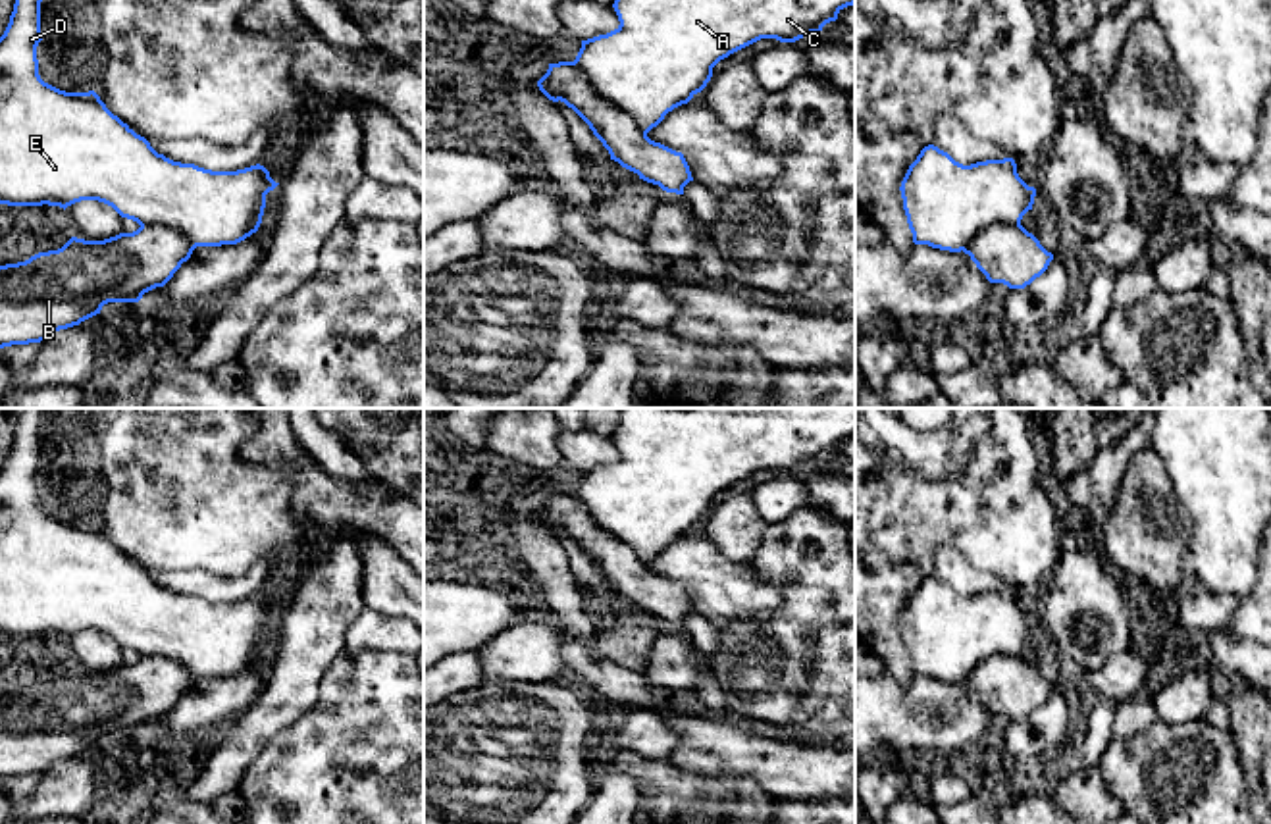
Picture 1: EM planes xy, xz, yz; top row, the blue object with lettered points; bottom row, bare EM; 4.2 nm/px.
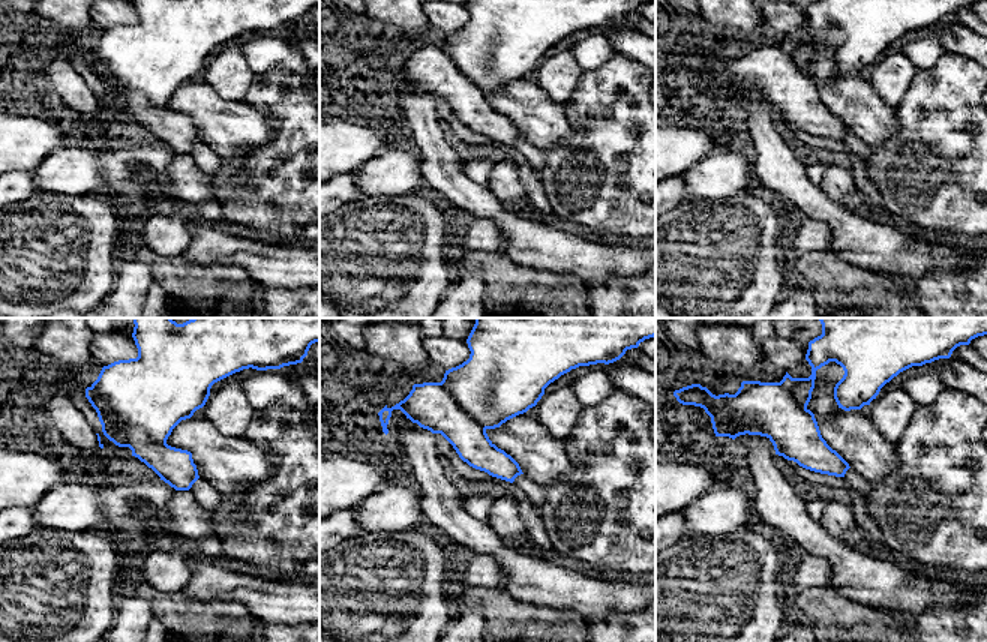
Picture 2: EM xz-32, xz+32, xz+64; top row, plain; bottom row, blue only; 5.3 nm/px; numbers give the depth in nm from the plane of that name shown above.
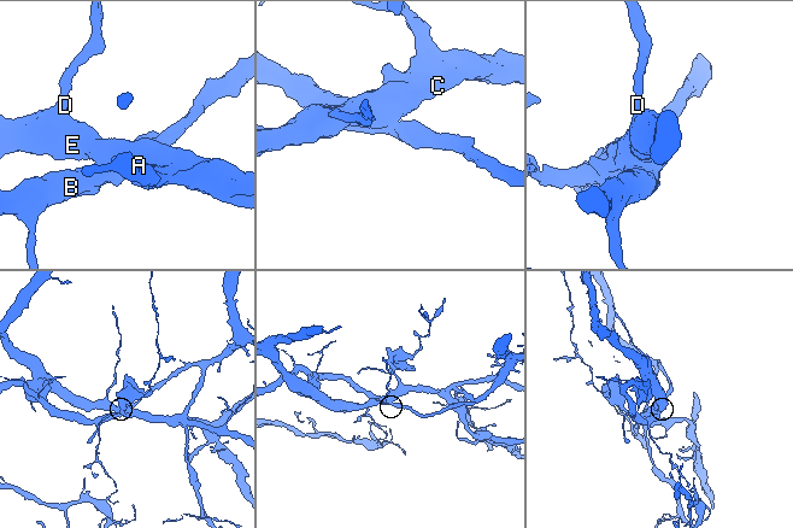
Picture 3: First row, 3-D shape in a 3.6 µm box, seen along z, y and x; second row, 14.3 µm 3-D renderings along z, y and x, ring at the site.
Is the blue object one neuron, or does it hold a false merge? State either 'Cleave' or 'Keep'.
Cleave

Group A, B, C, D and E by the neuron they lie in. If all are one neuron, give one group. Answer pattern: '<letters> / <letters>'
A C D E / B

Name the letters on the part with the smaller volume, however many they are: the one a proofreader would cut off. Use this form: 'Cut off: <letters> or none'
Cut off: B

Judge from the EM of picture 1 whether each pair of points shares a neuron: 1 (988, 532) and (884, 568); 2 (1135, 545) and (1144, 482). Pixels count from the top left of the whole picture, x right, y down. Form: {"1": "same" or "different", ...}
{"1": "same", "2": "same"}

